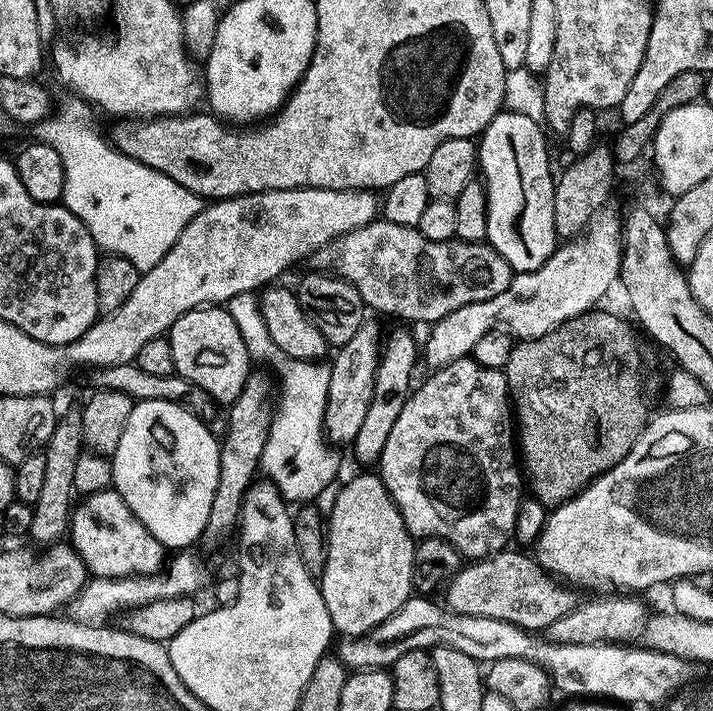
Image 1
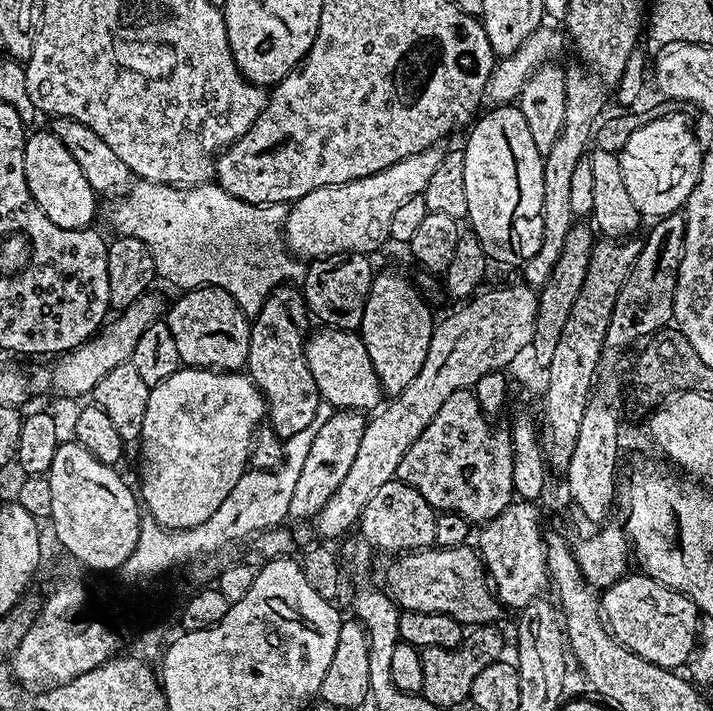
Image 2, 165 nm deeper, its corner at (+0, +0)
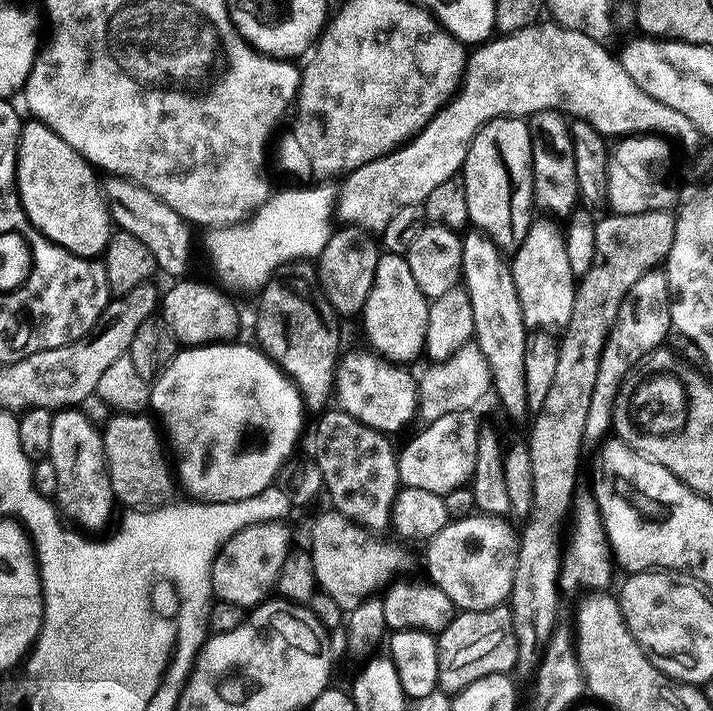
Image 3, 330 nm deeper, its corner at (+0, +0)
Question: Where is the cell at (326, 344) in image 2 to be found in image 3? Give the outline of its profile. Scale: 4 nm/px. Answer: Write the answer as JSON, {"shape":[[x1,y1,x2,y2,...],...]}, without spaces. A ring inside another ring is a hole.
{"shape":[[352,352,345,360,343,357,339,361,334,381,335,405,341,412,352,415,376,431,385,434,400,432,418,416,420,394,417,377,412,377,404,369,407,367,385,362,379,355,368,352]]}

